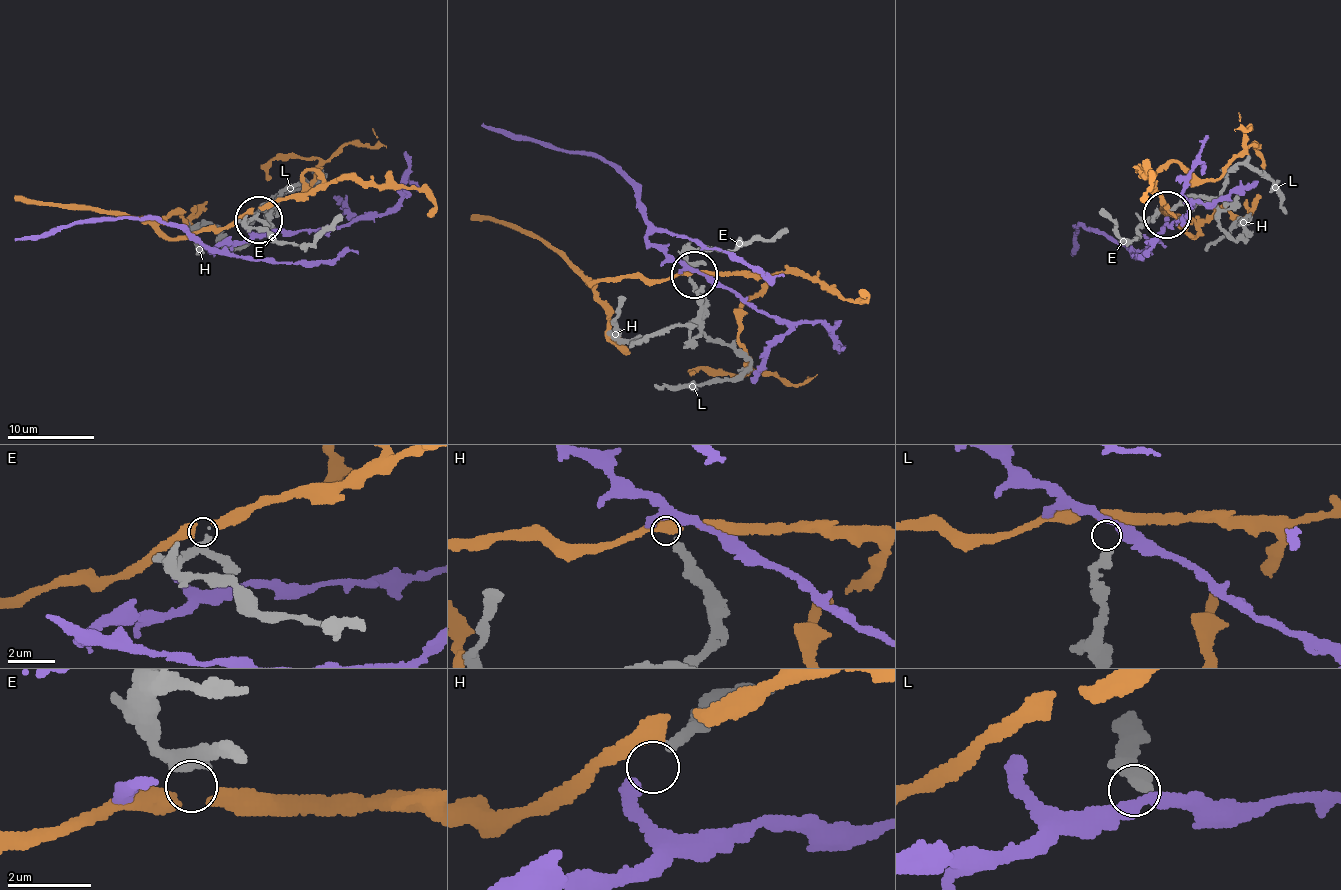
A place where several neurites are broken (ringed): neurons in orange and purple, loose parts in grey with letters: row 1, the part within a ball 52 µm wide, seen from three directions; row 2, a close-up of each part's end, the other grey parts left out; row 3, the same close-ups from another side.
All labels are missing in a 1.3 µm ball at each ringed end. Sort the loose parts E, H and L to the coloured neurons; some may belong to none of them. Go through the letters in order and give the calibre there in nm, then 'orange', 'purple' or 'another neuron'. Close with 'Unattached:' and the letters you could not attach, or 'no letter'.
E: 180 nm | orange
H: 240 nm | purple
L: 360 nm | another neuron
Unattached: L

